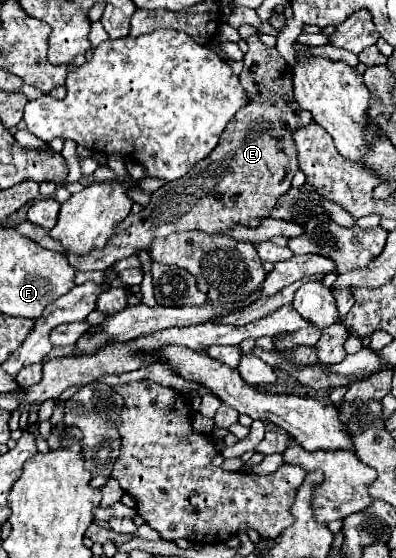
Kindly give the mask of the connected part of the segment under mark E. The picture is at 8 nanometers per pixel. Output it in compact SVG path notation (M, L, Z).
M259 35L247 37L245 41L249 45L249 51L243 57L245 67L243 67L239 79L241 79L243 89L249 95L249 103L245 107L241 107L235 113L235 117L229 121L229 125L225 127L221 141L213 149L213 153L207 159L203 159L201 163L197 163L185 177L181 177L177 181L169 181L161 189L157 189L151 197L149 207L135 213L135 215L129 215L117 227L117 233L109 239L109 243L101 251L89 251L89 255L81 255L81 259L77 259L77 255L69 255L67 261L73 269L105 271L107 267L111 267L115 261L119 261L123 257L137 255L141 249L149 251L149 245L153 239L165 237L169 233L199 229L209 235L217 235L217 233L235 229L237 225L245 225L245 227L253 229L261 223L261 219L269 217L271 209L277 205L277 199L289 191L291 179L299 169L297 151L295 151L295 143L291 139L291 133L299 127L305 127L311 121L311 115L309 115L309 111L301 109L301 105L295 101L293 79L291 79L293 69L289 63L285 63L285 59L281 59L281 55L277 55L277 49L263 45Z

